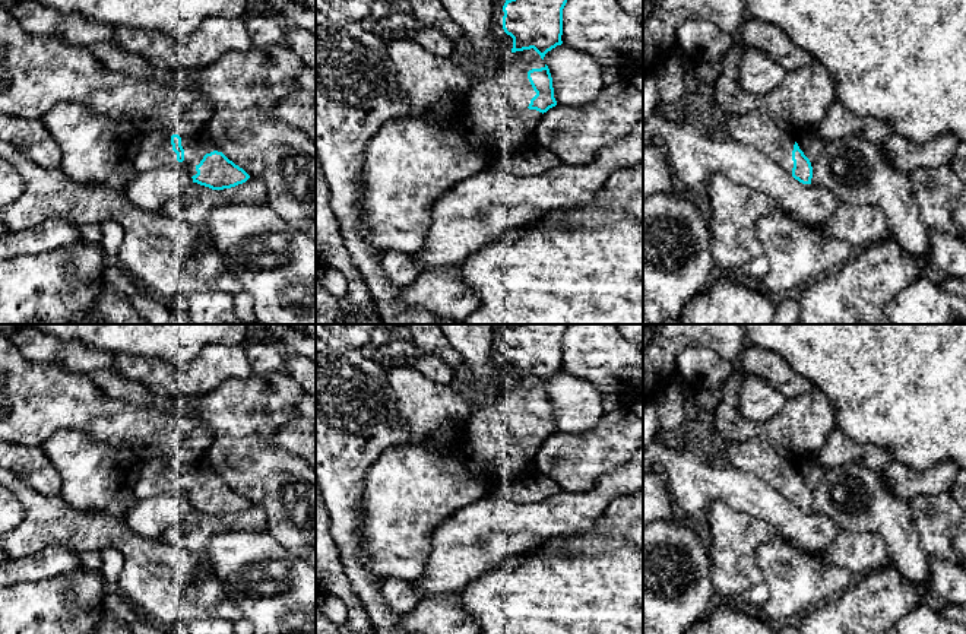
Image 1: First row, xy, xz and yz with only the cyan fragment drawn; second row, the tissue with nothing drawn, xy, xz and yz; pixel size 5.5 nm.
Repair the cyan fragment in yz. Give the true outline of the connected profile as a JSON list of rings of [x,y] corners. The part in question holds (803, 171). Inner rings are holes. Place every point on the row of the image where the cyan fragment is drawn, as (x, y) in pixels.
[[[760,112],[732,114],[720,120],[720,133],[767,153],[772,161],[802,184],[811,184],[813,167],[795,136]]]

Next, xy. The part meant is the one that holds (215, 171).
[[[193,121],[143,133],[136,171],[148,172],[161,167],[183,167],[193,183],[212,190],[231,188],[250,178],[221,152],[208,127]]]

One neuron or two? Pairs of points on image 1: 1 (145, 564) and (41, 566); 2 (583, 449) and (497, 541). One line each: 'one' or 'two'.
1: two
2: two

